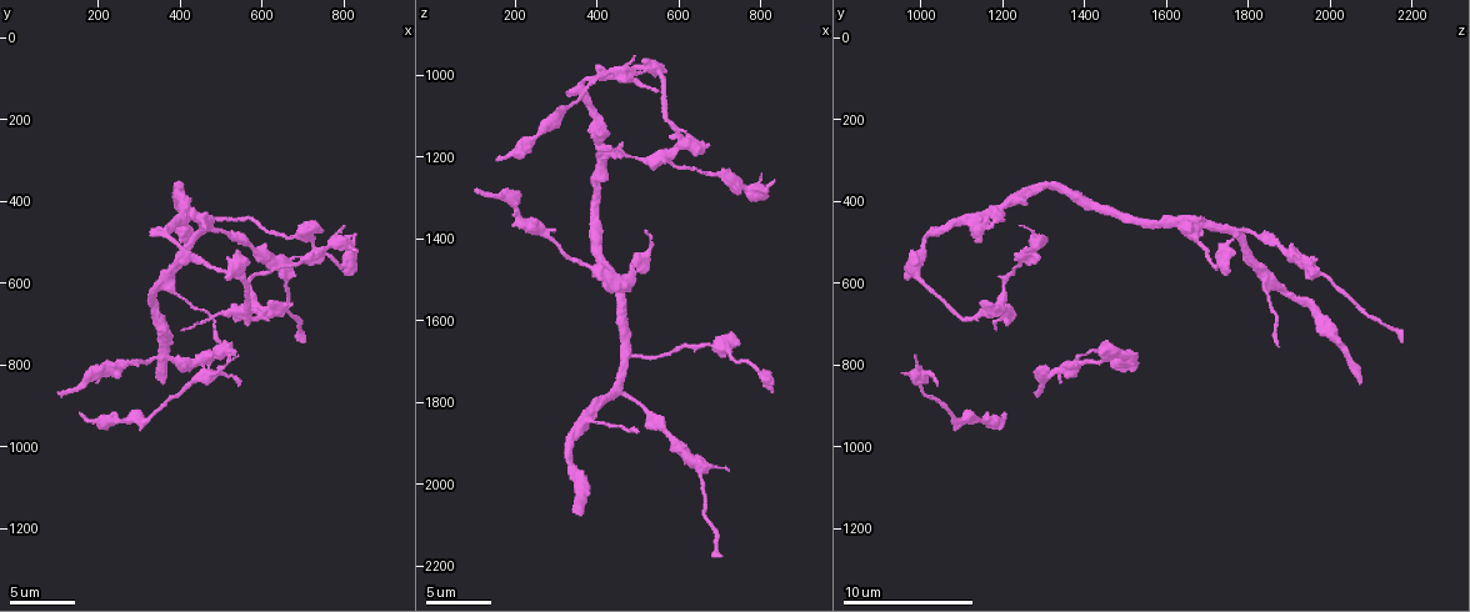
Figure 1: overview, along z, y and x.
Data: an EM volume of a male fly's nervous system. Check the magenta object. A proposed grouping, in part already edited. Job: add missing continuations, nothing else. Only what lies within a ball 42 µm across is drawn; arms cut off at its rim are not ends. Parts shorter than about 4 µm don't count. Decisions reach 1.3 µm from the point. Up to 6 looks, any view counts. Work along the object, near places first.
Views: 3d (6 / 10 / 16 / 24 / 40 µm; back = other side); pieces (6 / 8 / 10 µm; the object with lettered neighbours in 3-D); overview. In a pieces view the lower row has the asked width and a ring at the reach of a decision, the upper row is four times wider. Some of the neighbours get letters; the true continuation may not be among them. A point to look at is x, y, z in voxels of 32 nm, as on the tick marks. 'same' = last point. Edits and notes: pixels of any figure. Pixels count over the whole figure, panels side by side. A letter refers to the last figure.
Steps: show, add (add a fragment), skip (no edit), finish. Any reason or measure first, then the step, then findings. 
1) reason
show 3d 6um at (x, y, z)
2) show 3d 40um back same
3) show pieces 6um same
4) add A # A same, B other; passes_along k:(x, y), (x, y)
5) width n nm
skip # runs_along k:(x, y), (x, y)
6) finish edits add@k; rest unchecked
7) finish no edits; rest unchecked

branch stops here
show 3d 10um at (825, 485, 1770)

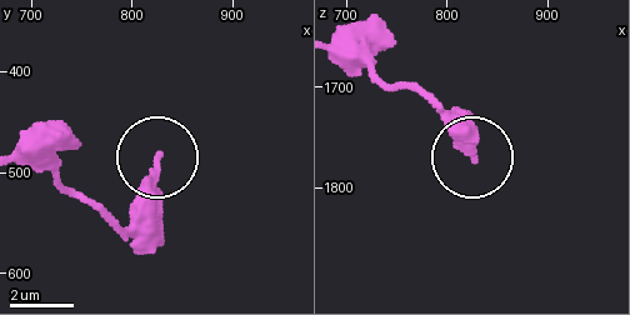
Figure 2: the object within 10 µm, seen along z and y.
show pieces 8um same

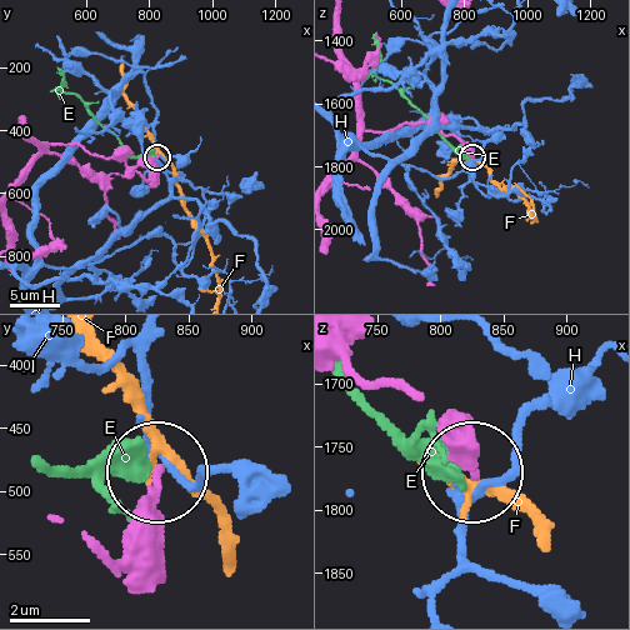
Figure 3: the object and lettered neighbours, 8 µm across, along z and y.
skip # E other, F other, H other; runs_along 3:(105, 549), (133, 539), (155, 471); none of them fits

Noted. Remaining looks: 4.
tapers out
show 3d 10um at (800, 460, 1245)

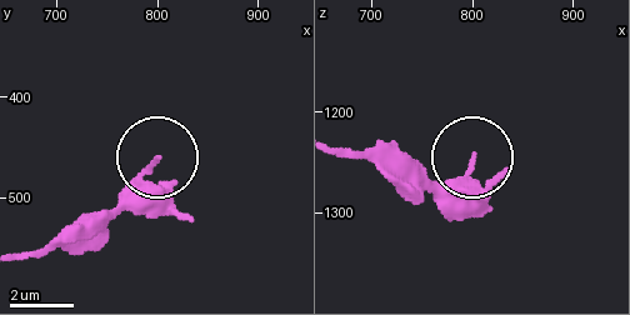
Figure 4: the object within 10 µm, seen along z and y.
what lies round it
show pieces 6um at (800, 456, 1244)

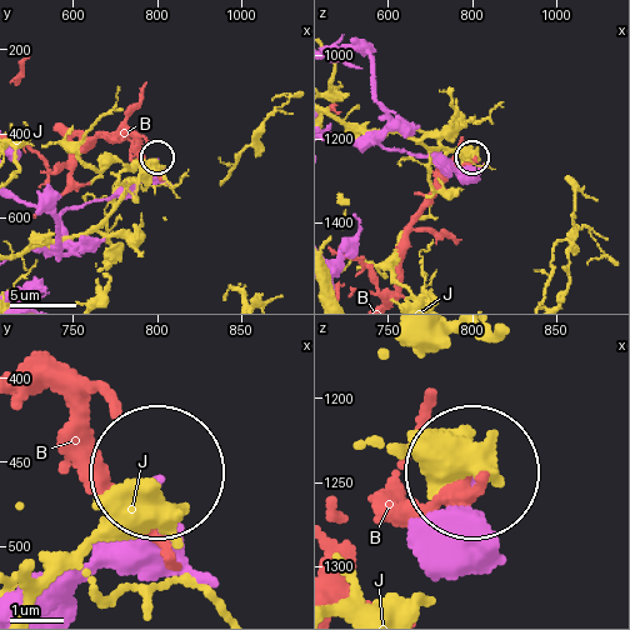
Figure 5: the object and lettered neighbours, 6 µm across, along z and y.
skip # B other, J other; none of them fits

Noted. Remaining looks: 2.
an open end
show pieces 10um at (670, 655, 1170)

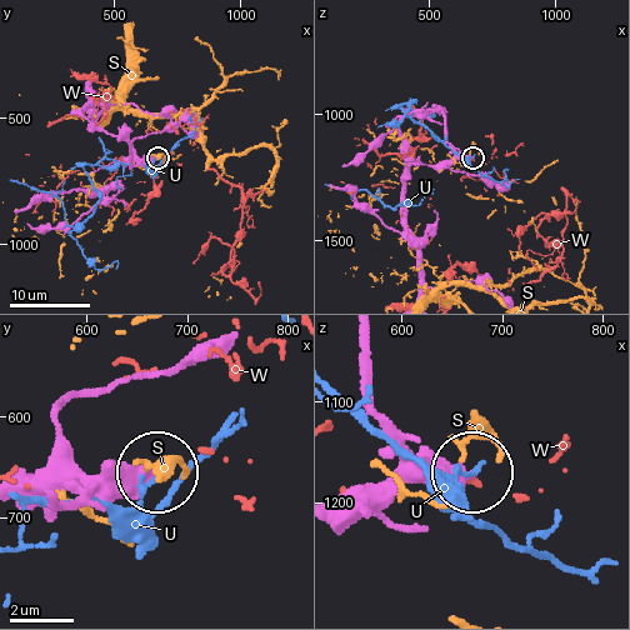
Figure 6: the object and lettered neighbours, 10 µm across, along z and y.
width 450 nm
skip # S other, U other, W other; runs_along 6:(361, 339), (361, 388), (378, 420), (418, 458), (471, 468); none of them fits

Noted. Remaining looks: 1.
finish no edits; rest unchecked

